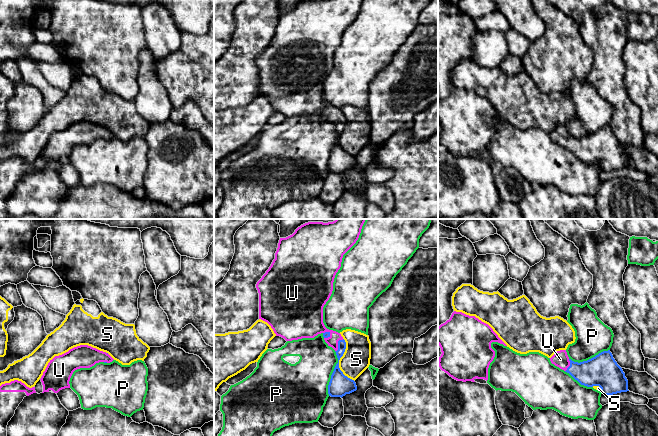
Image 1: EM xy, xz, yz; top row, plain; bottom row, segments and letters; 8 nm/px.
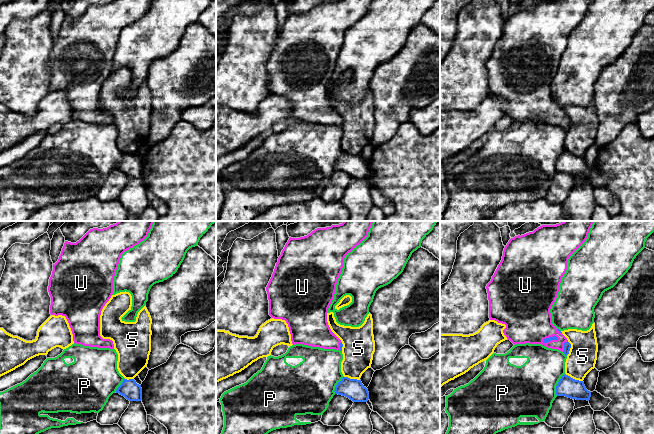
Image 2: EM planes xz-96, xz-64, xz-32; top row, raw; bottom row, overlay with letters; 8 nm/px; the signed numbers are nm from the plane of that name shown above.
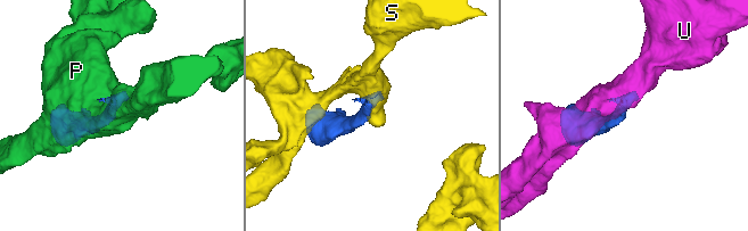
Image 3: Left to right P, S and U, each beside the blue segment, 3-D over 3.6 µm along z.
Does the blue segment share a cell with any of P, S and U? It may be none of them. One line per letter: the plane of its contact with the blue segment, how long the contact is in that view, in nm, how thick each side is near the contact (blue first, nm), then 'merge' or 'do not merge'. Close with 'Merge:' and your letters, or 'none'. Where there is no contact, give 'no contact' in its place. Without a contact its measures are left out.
P: xz | 360 nm | 170/380 nm | do not merge
S: xz | 360 nm | 170/220 nm | do not merge
U: xz | 120 nm | 90/150 nm | merge
Merge: U

